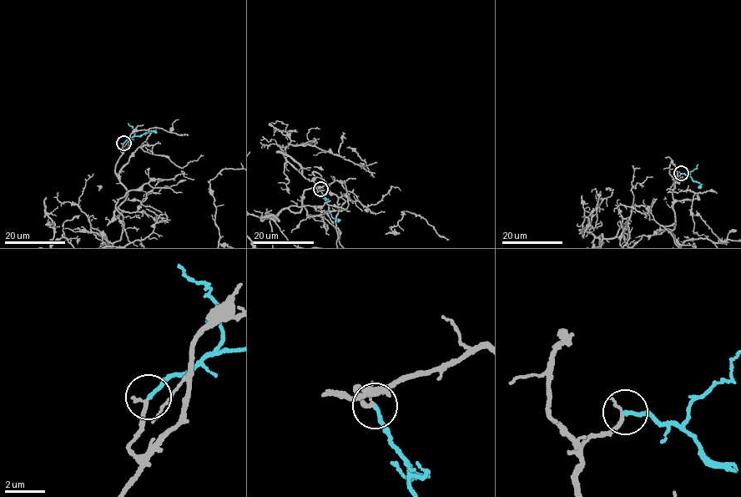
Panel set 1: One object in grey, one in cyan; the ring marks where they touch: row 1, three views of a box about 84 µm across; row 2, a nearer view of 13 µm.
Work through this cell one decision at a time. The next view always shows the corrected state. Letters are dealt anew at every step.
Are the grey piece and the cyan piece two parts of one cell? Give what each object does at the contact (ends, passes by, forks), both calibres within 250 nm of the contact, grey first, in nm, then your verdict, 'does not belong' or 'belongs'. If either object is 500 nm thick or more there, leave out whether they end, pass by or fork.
grey ends | cyan ends | 200/180 nm | belongs

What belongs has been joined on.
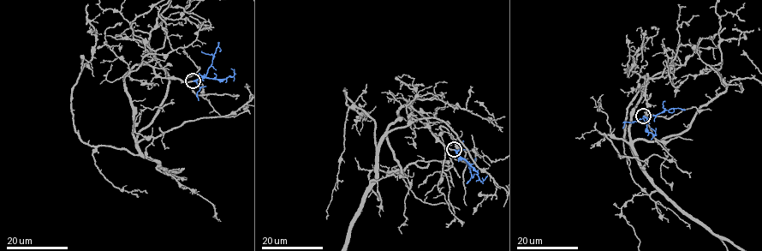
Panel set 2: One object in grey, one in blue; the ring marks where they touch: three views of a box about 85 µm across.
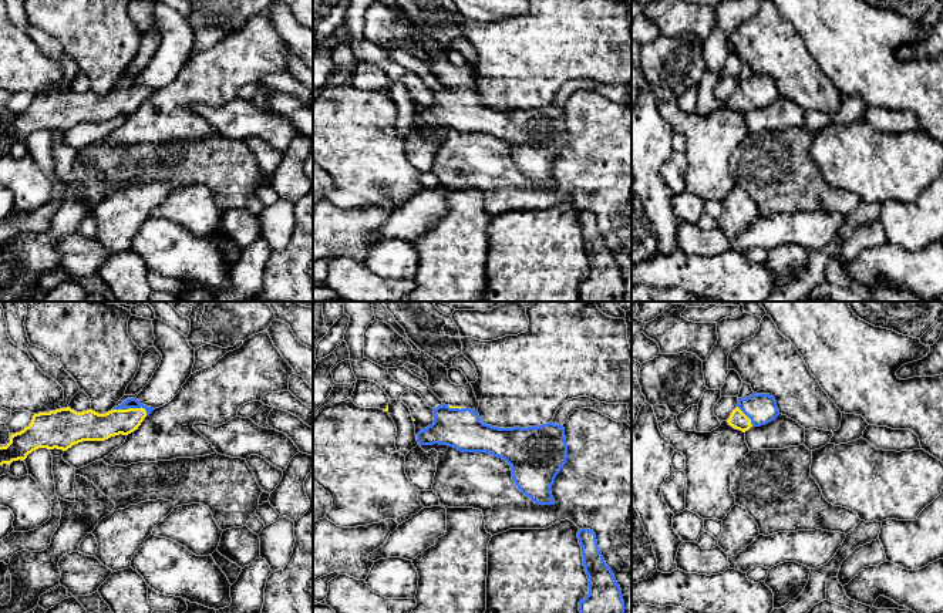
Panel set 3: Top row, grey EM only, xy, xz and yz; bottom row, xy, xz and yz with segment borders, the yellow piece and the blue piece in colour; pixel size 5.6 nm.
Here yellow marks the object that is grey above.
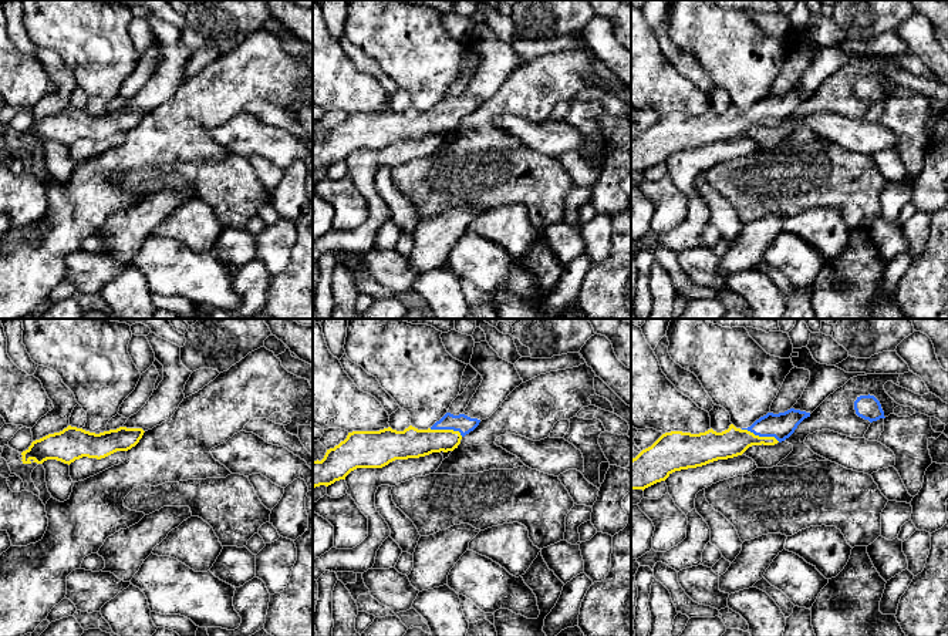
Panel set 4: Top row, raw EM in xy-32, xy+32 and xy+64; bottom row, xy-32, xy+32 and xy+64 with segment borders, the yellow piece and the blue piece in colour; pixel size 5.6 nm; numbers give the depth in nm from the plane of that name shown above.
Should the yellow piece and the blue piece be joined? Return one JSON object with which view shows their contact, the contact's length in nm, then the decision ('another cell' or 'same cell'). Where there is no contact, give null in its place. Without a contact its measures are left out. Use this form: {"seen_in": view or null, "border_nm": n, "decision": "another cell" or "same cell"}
{"seen_in": "xy", "border_nm": 190, "decision": "same cell"}

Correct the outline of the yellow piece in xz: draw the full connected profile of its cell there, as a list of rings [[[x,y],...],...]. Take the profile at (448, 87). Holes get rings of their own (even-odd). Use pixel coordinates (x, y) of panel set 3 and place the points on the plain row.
[[[438,87],[434,104],[417,115],[420,127],[448,127],[461,134],[486,134],[511,146],[518,171],[539,186],[555,186],[552,166],[568,141],[563,107],[498,110],[484,105],[478,92]]]

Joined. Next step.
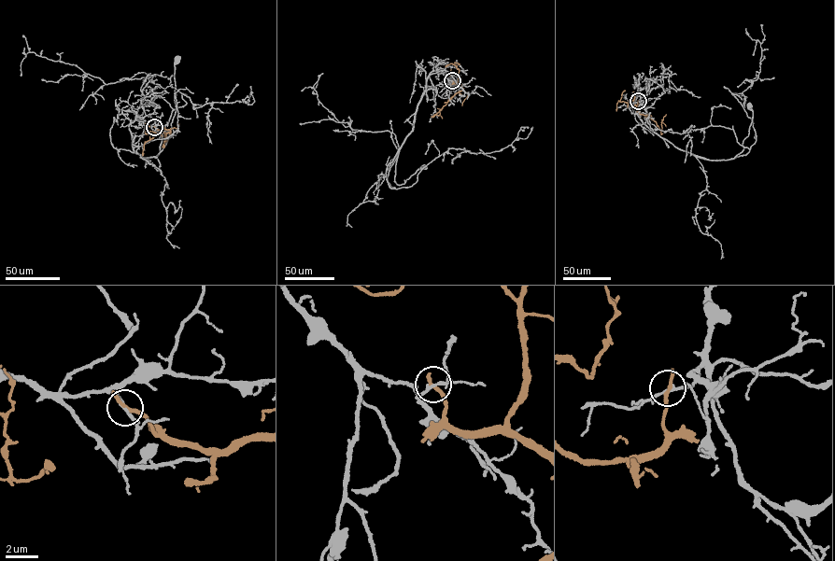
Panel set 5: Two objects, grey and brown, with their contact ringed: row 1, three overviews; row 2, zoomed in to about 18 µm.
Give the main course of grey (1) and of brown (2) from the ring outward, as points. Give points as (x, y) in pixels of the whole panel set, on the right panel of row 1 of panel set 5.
1: (638, 101), (640, 88), (635, 110), (652, 131), (716, 161), (743, 149), (750, 105)
2: (638, 101), (637, 111), (656, 121), (660, 130), (666, 114)

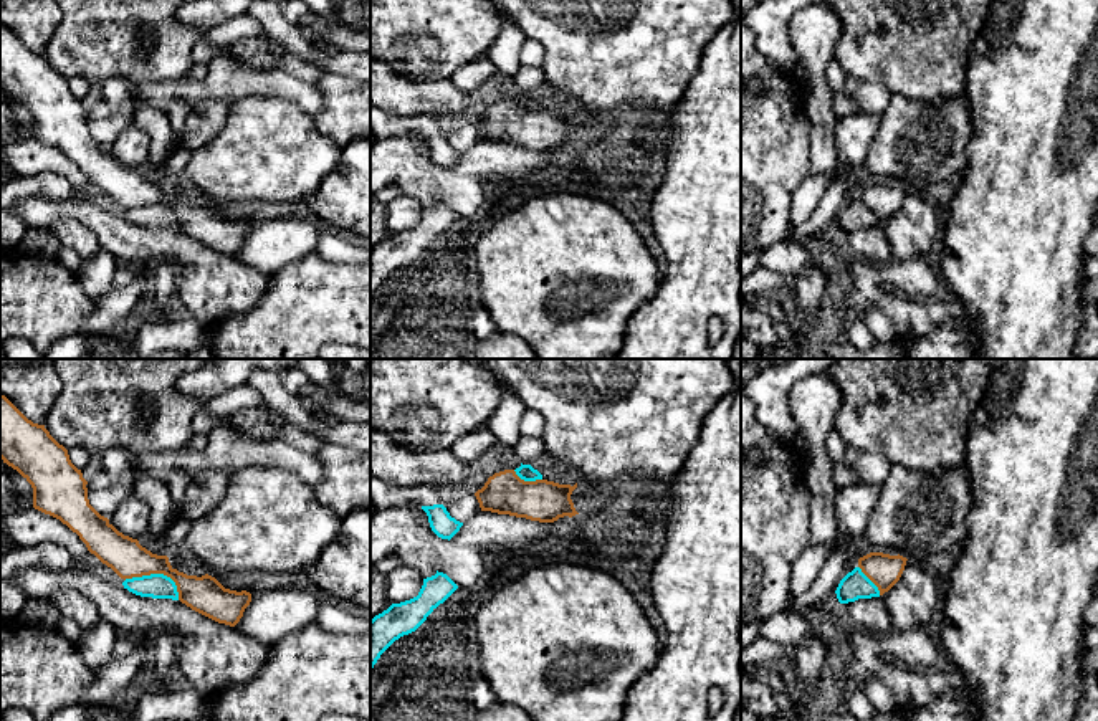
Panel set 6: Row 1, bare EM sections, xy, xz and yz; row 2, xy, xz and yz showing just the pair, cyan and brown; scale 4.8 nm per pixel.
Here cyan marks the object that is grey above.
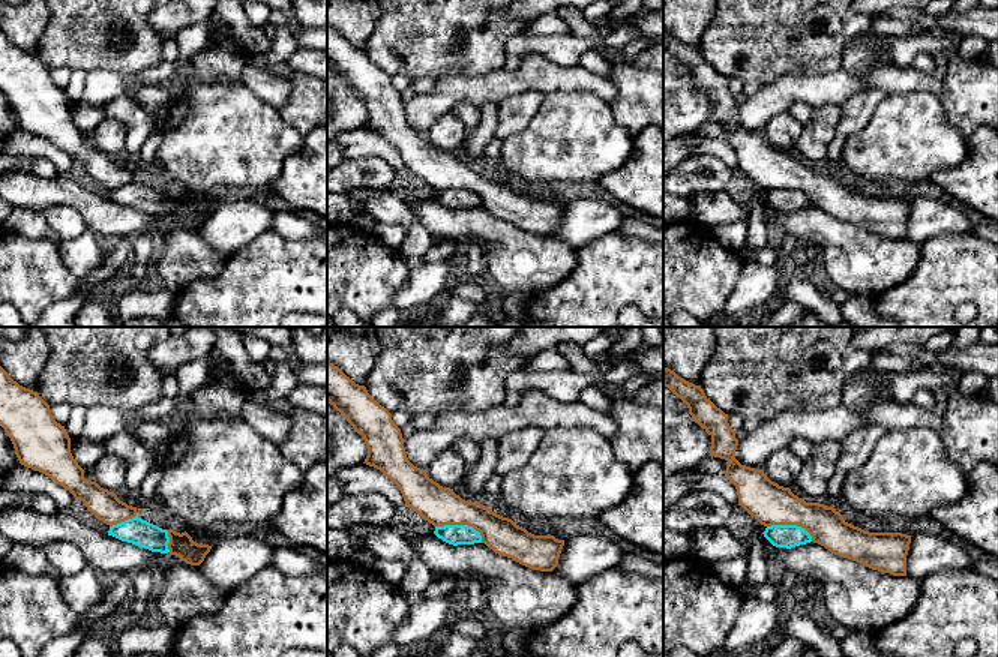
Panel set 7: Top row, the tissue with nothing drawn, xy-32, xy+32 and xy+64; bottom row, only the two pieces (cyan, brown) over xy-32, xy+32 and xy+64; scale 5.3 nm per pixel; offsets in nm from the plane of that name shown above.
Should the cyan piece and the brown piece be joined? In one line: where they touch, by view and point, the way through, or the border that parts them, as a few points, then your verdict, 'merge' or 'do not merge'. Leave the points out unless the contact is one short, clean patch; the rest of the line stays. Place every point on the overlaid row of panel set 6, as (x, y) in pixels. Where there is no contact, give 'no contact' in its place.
meets cyan in xy at (157, 574); border along xy (124, 581), (134, 576), (166, 574), (174, 582), (179, 599); do not merge

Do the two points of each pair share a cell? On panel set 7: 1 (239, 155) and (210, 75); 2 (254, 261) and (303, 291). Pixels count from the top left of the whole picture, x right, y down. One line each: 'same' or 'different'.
1: same
2: same

